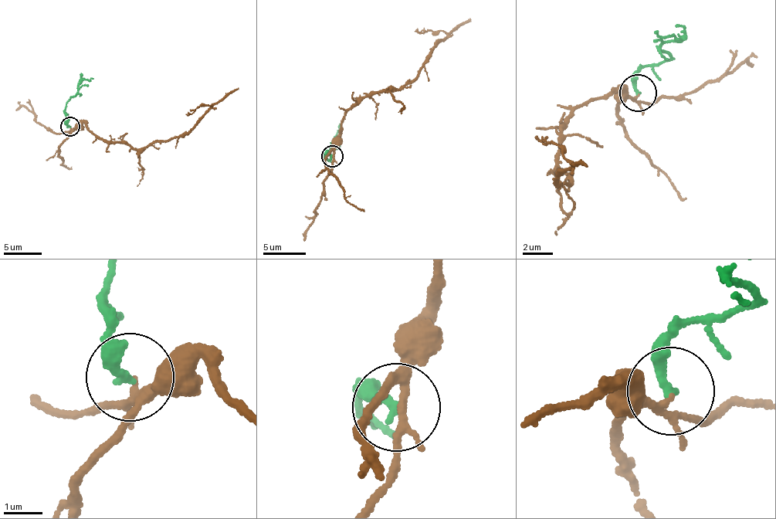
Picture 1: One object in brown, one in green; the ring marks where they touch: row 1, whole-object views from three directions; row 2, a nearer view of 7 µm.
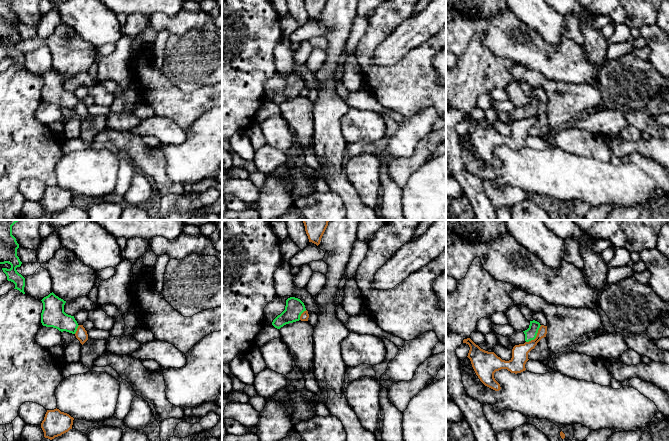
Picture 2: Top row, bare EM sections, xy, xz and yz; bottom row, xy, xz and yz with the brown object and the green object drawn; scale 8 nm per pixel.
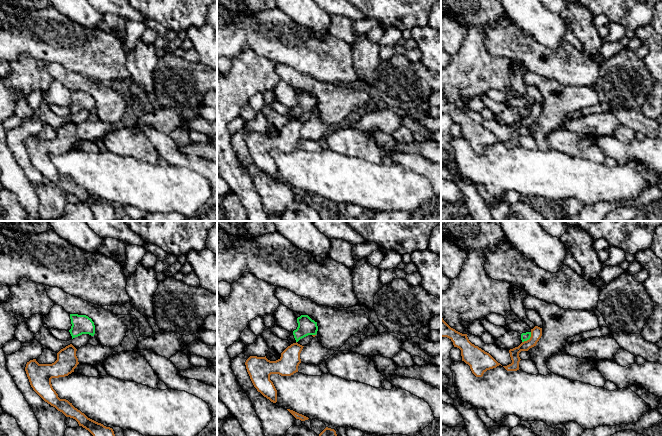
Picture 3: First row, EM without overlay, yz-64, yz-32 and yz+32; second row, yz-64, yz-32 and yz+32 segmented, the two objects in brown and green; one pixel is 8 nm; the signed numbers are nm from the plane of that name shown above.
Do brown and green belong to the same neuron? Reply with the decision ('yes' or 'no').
no

